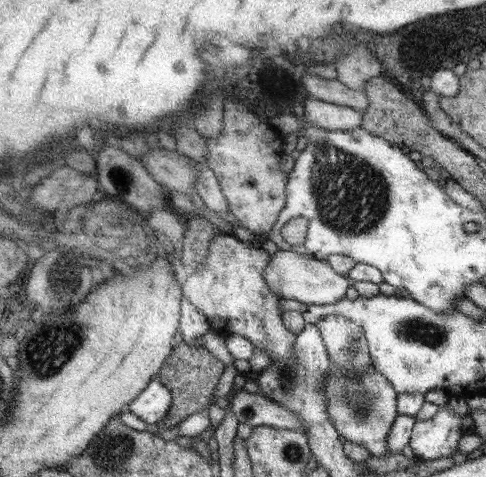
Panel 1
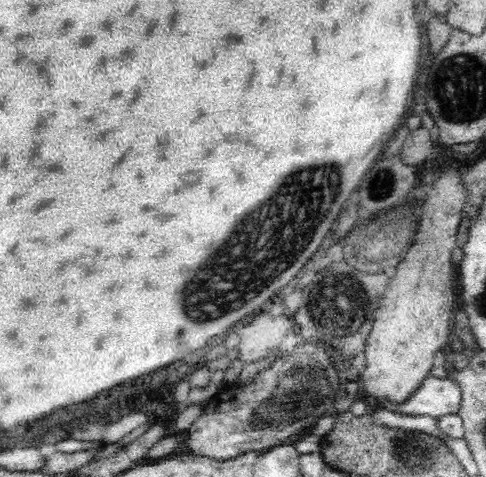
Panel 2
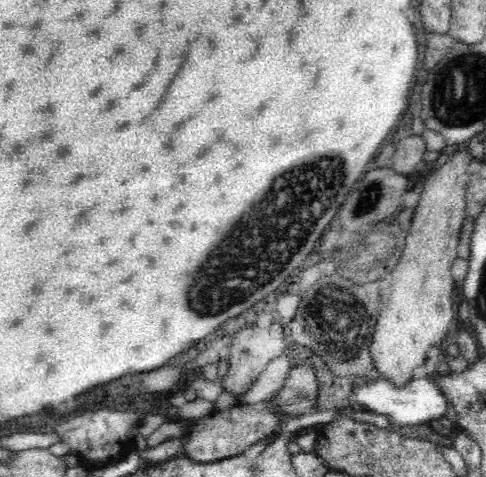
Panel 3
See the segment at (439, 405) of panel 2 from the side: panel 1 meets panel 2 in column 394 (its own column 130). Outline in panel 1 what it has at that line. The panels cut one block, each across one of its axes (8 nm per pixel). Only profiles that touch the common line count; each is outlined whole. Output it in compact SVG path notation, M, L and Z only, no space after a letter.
M153 380L139 394L139 398L131 402L129 412L133 412L137 418L141 418L147 424L155 424L155 422L161 422L169 412L171 400L173 400L171 390L161 380Z

